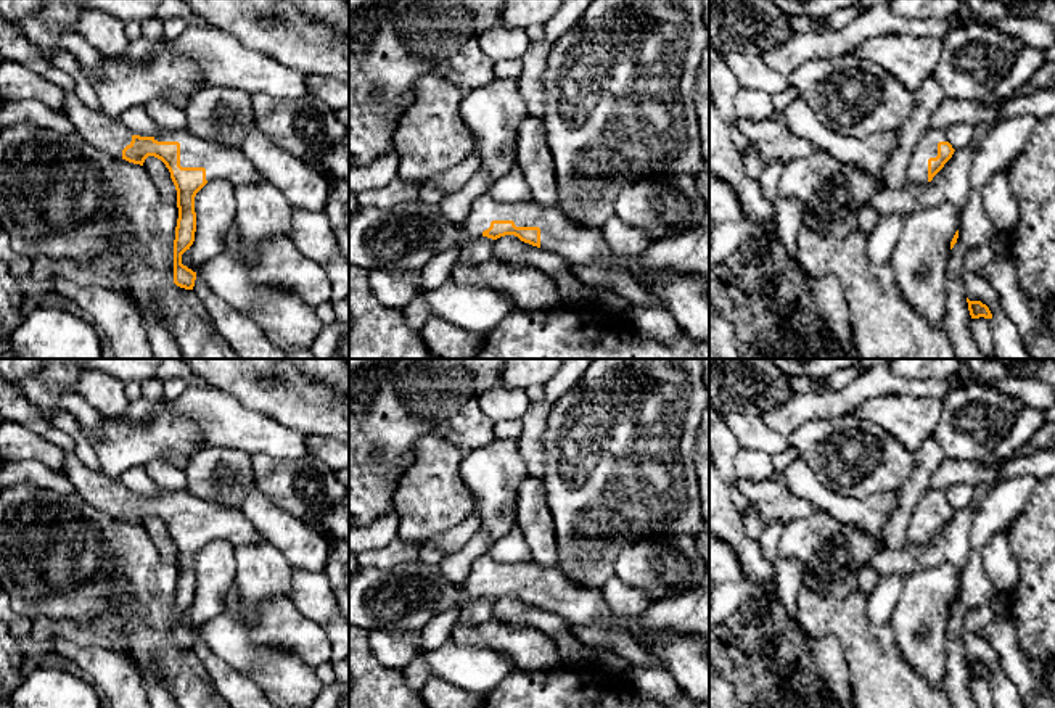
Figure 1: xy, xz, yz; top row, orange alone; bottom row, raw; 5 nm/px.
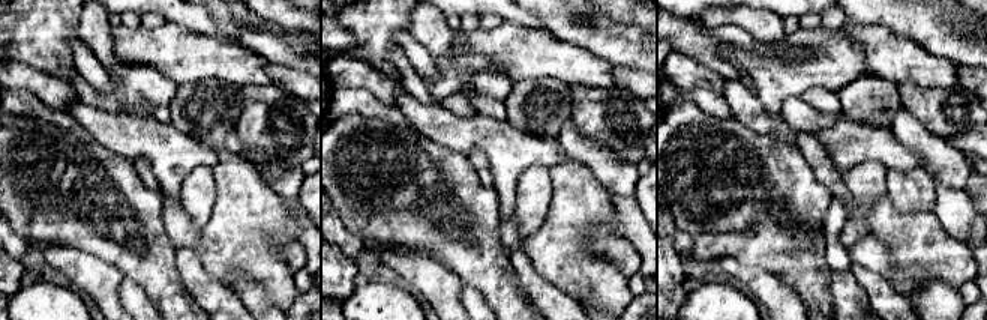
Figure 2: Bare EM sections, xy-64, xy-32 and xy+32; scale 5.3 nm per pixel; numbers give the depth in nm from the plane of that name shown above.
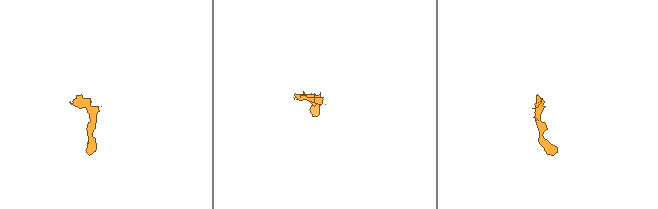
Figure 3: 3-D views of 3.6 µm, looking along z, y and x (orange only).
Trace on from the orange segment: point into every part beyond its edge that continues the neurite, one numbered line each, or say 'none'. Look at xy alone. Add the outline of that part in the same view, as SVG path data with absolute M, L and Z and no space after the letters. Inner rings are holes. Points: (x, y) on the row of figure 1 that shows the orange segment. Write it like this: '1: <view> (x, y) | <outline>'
1: xy (221, 161) | M162 130L154 140L180 143L182 167L204 167L206 180L228 180L233 185L251 185L265 180L243 154L240 146L222 145L195 137L188 130Z

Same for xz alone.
1: xz (687, 298) | M489 193L473 198L462 228L481 237L492 220L513 220L516 227L539 227L540 248L576 264L601 264L629 274L640 286L661 298L679 328L690 338L709 341L709 280L696 275L647 278L643 259L614 254L601 232L566 217L556 204L499 203Z

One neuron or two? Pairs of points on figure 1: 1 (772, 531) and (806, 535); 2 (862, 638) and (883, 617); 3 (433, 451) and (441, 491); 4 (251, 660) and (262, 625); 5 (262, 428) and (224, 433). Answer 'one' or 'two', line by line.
1: two
2: two
3: one
4: two
5: one

